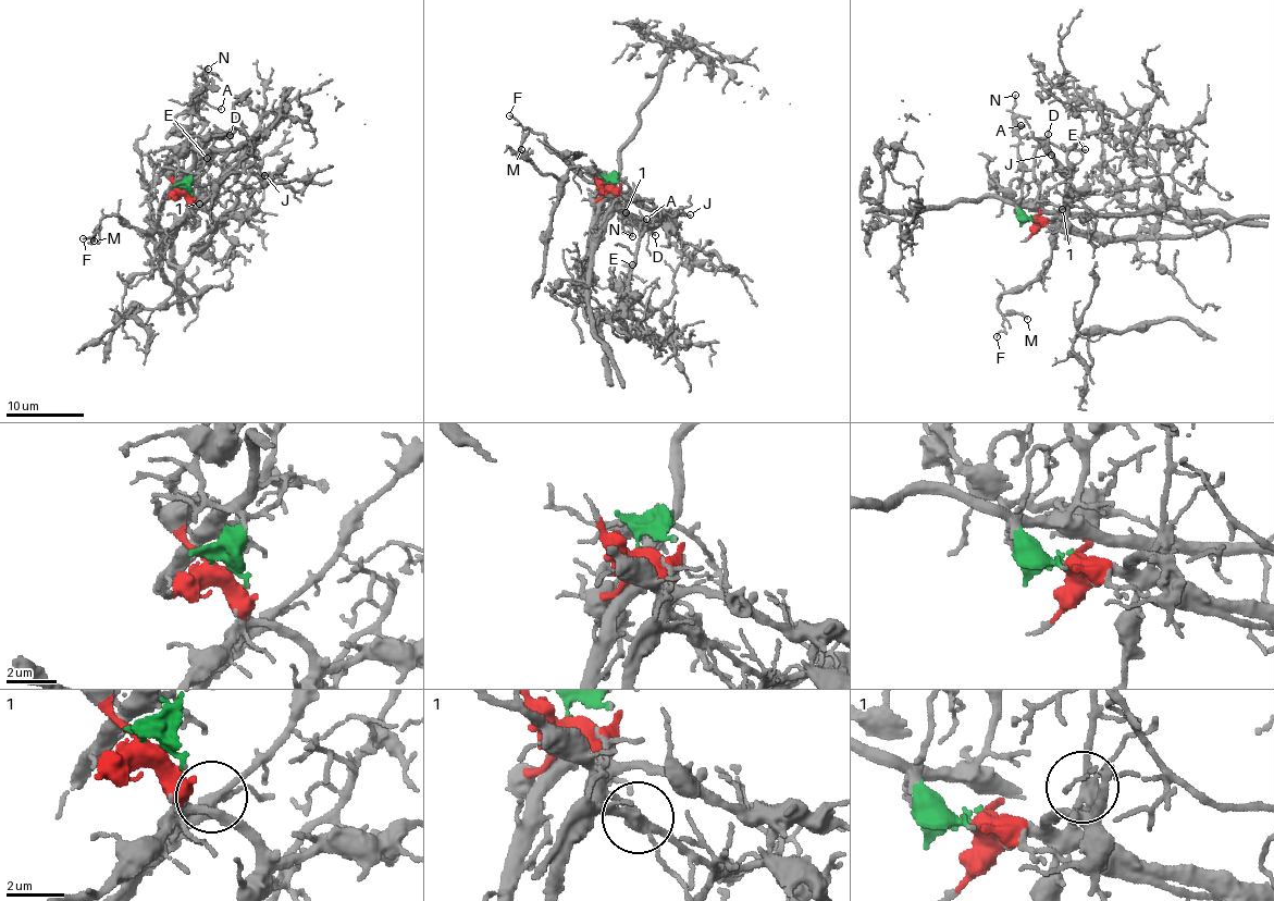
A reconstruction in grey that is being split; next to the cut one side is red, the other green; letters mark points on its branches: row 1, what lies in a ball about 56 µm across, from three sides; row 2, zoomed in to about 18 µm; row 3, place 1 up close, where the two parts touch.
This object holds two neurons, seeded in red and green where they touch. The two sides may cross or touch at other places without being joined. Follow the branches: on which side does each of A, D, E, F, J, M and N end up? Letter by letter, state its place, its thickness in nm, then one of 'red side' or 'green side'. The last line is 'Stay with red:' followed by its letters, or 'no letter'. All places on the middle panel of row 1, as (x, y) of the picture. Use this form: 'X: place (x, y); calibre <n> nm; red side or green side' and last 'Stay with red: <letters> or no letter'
A: place (646, 219); calibre 110 nm; green side
D: place (655, 235); calibre 150 nm; green side
E: place (632, 264); calibre 100 nm; green side
F: place (509, 115); calibre 100 nm; red side
J: place (690, 214); calibre 80 nm; red side
M: place (521, 149); calibre 110 nm; red side
N: place (632, 236); calibre 100 nm; green side
Stay with red: F, J, M

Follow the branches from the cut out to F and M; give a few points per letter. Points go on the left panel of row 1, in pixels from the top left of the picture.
F: (181, 187), (188, 208), (187, 213), (170, 227), (144, 232), (110, 216), (101, 220), (91, 238), (83, 238)
M: (181, 187), (188, 208), (173, 225), (144, 232), (115, 216), (108, 216), (96, 227), (94, 242)

